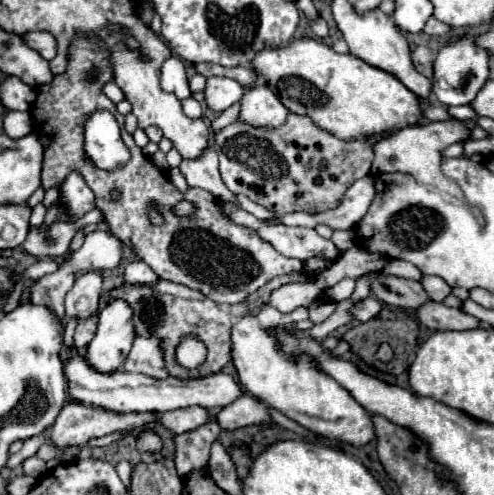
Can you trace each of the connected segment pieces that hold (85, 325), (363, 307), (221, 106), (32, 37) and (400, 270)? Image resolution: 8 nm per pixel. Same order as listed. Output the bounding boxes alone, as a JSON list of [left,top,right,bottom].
[[74,314,98,348],[350,298,382,322],[204,78,244,112],[22,32,56,60],[384,260,422,280]]

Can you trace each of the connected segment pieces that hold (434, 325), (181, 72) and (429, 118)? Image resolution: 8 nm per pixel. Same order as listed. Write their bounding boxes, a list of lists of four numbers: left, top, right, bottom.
[[416,302,478,330],[160,56,190,100],[424,102,452,122]]

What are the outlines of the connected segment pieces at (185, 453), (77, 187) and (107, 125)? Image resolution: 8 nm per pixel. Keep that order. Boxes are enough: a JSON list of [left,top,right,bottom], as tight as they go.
[[176,420,220,478],[42,172,94,228],[84,110,130,170]]

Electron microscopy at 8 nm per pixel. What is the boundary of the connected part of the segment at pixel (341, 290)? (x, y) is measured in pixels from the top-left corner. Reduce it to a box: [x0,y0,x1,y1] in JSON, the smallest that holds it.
[324,278,354,302]

